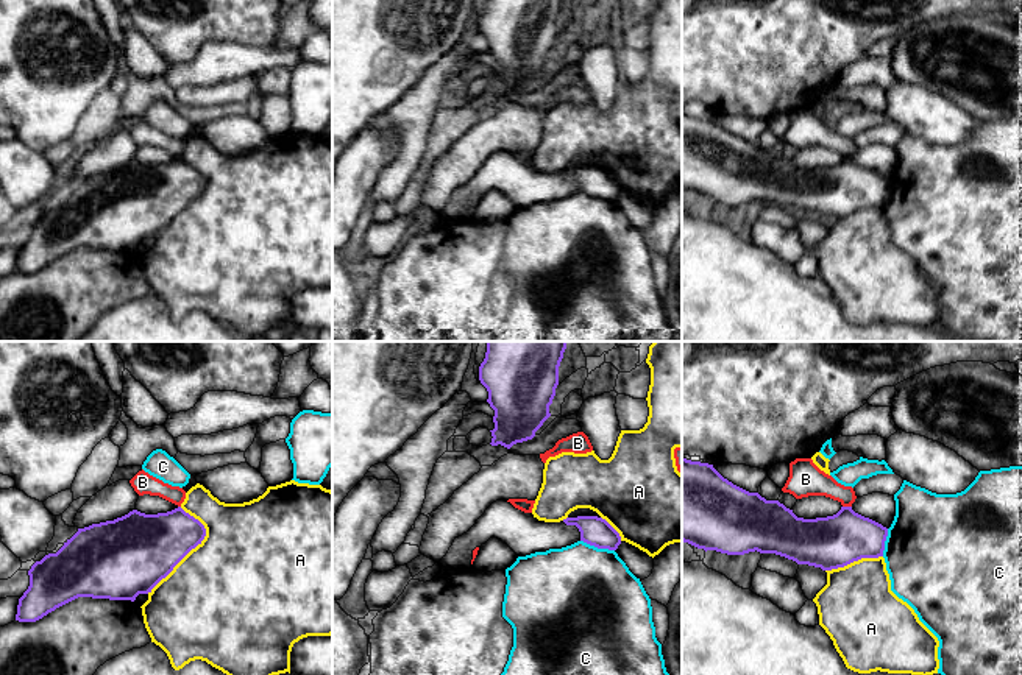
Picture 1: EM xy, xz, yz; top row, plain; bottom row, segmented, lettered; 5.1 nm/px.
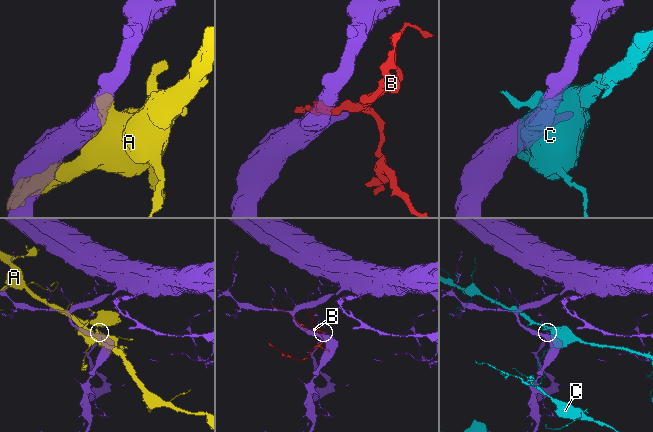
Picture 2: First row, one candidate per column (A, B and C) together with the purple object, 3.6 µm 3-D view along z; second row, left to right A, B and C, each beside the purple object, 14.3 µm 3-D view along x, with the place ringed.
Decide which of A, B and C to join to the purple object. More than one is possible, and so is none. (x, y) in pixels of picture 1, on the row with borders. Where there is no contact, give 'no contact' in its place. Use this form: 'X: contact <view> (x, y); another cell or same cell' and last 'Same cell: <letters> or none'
A: contact xy (192, 547); another cell
B: contact yz (848, 507); another cell
C: contact xz (598, 547); another cell
Same cell: none

